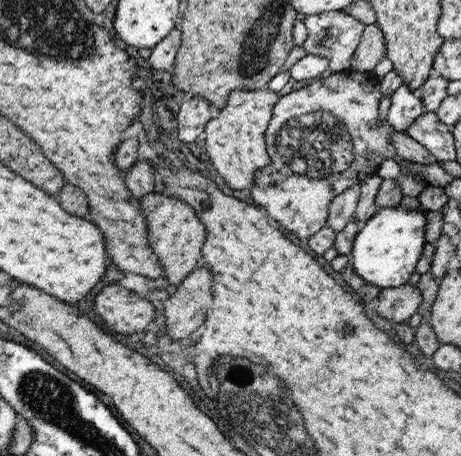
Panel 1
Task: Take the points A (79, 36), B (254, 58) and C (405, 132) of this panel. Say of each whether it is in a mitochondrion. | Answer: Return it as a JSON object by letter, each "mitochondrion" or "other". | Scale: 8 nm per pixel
{"A":"mitochondrion","B":"mitochondrion","C":"other"}

